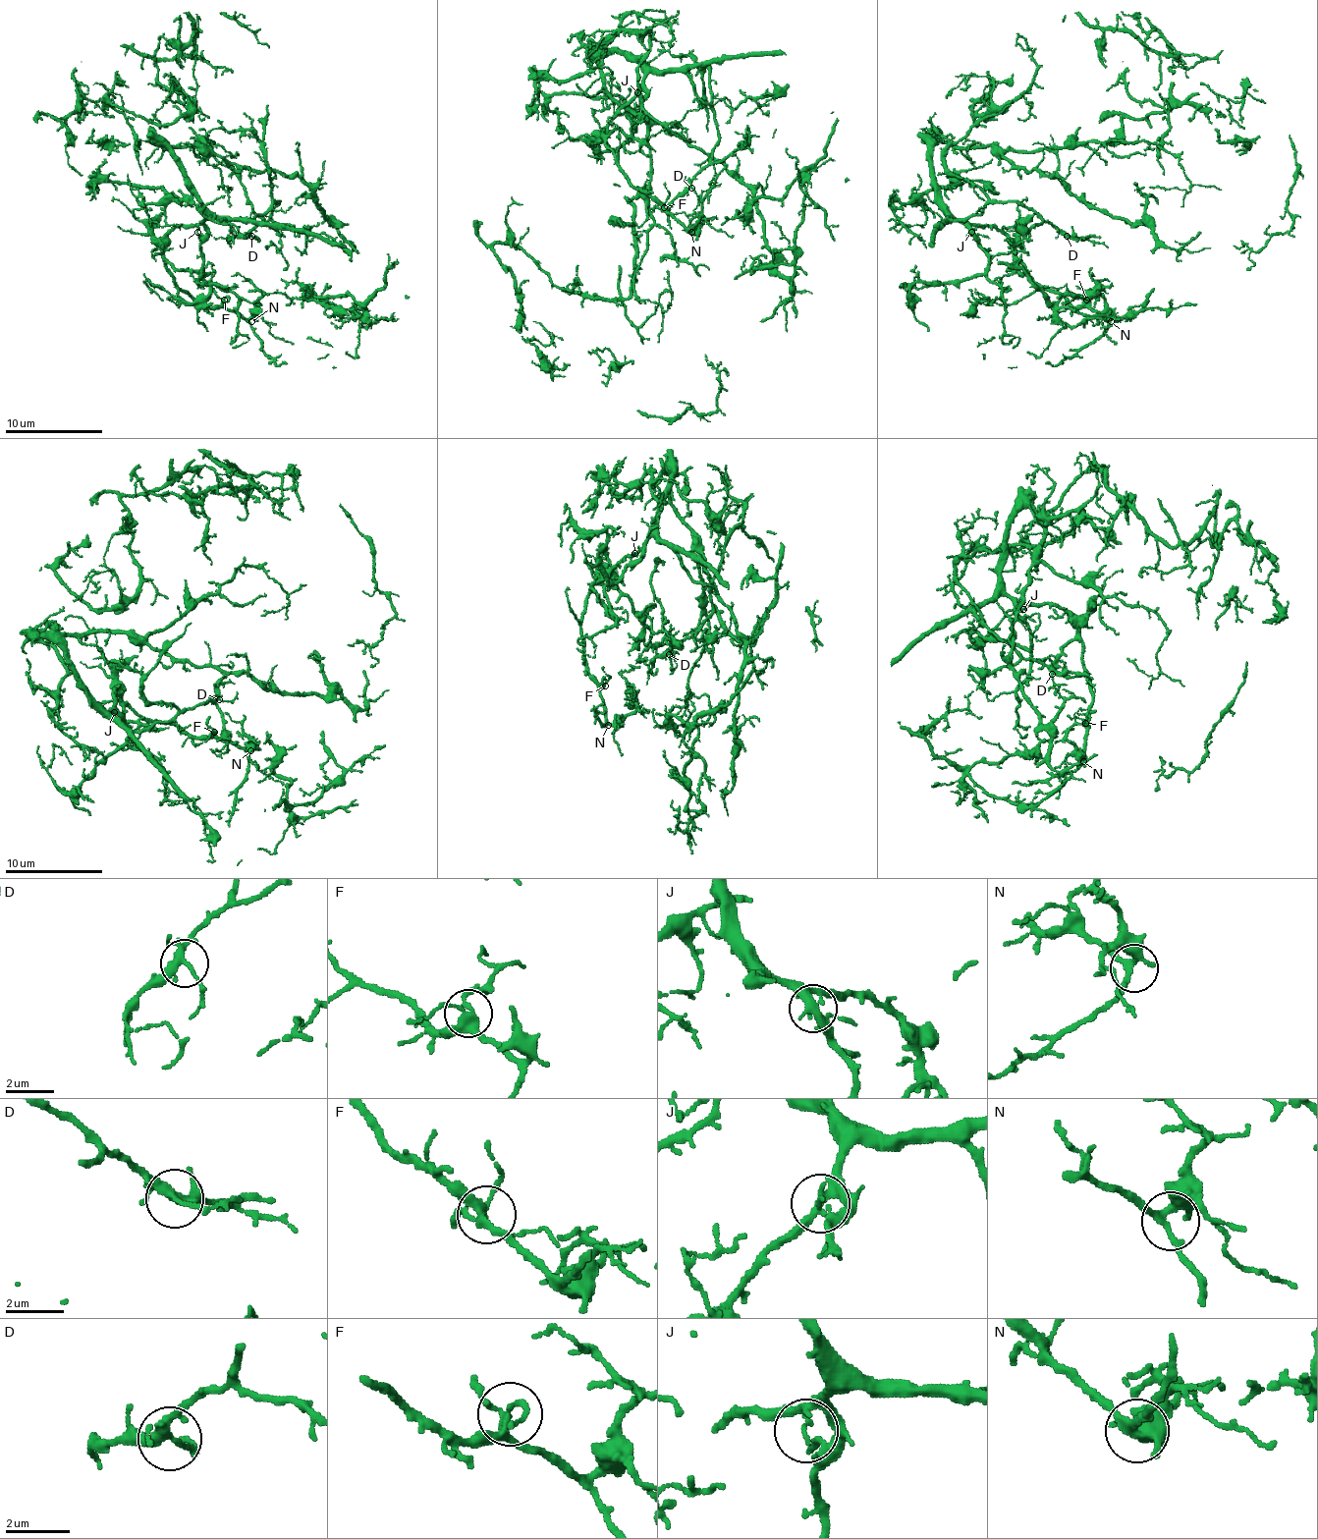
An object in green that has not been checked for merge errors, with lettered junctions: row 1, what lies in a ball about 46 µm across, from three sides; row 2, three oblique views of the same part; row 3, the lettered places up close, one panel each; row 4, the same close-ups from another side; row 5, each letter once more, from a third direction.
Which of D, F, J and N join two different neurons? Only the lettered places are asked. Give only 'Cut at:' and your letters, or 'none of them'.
Cut at: none of them

